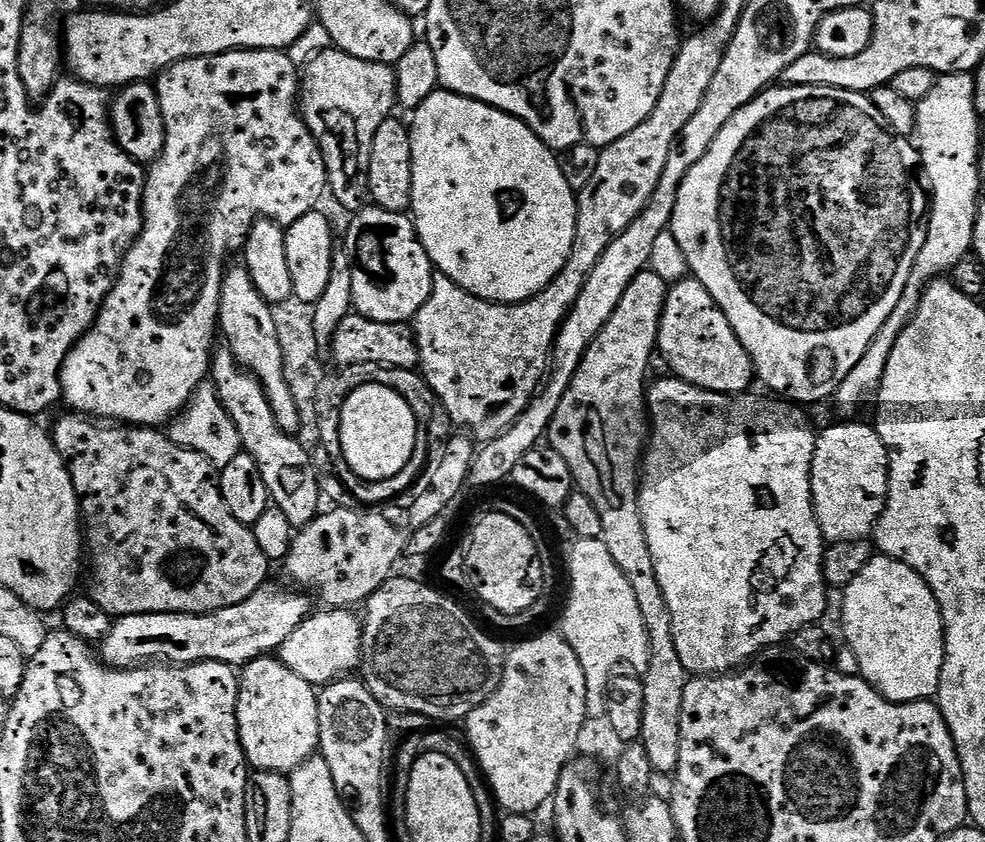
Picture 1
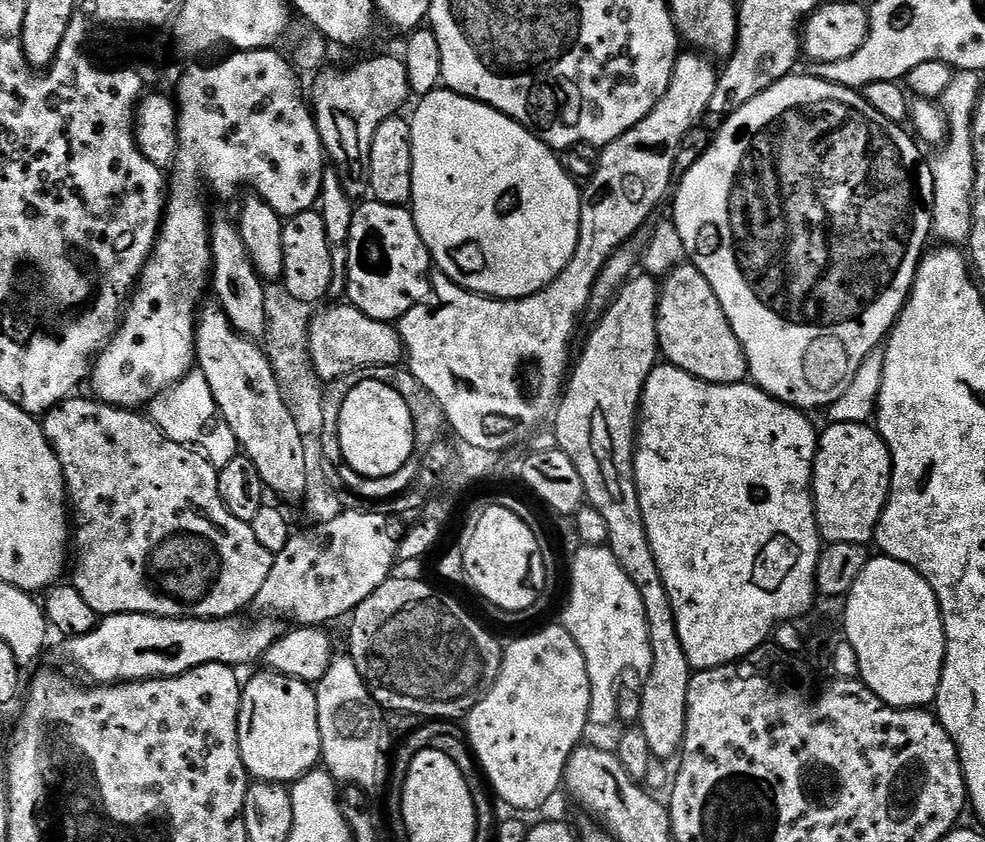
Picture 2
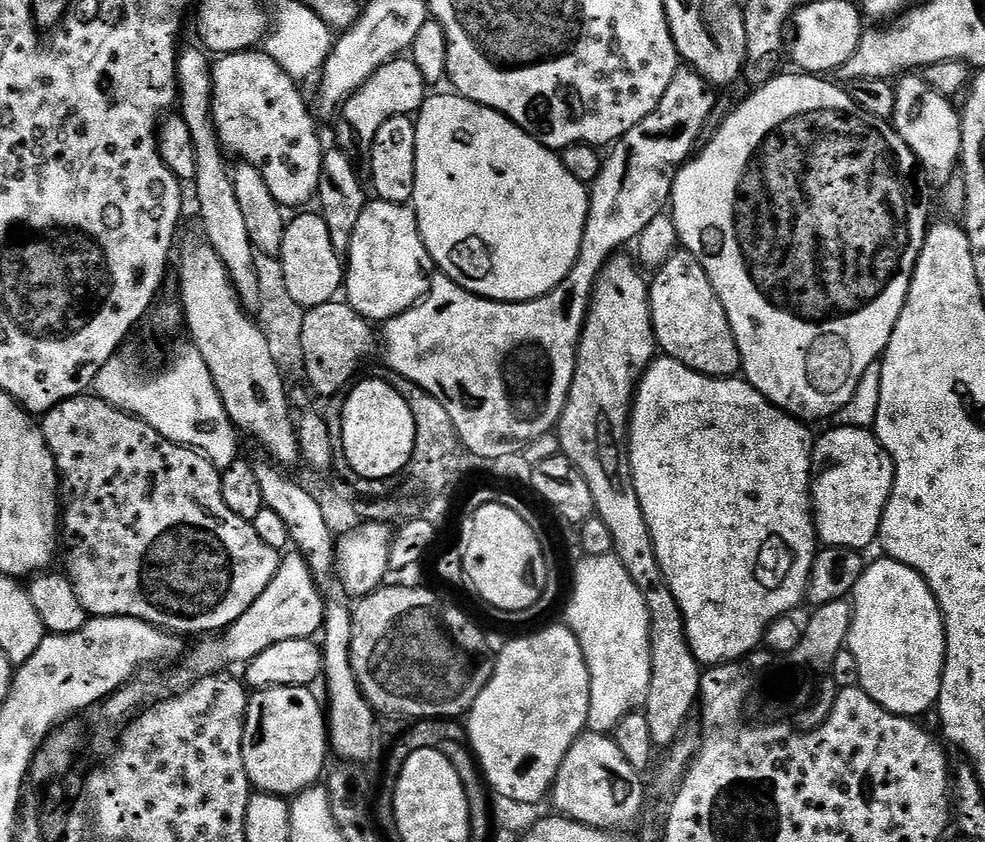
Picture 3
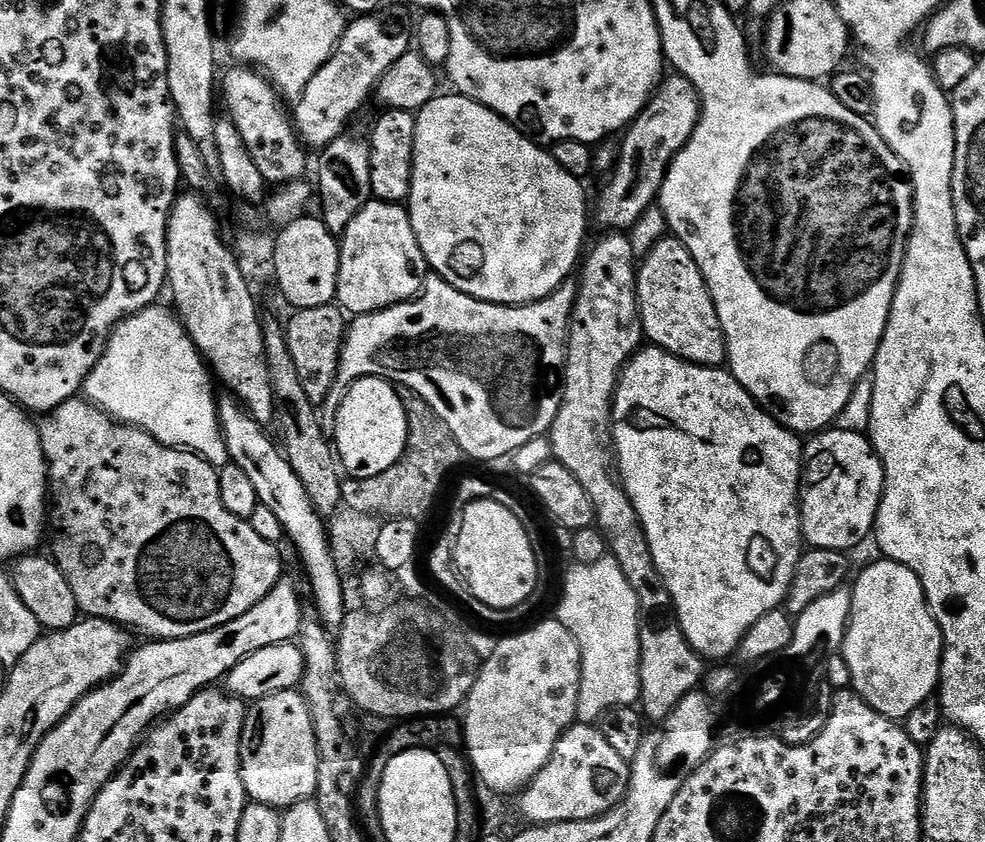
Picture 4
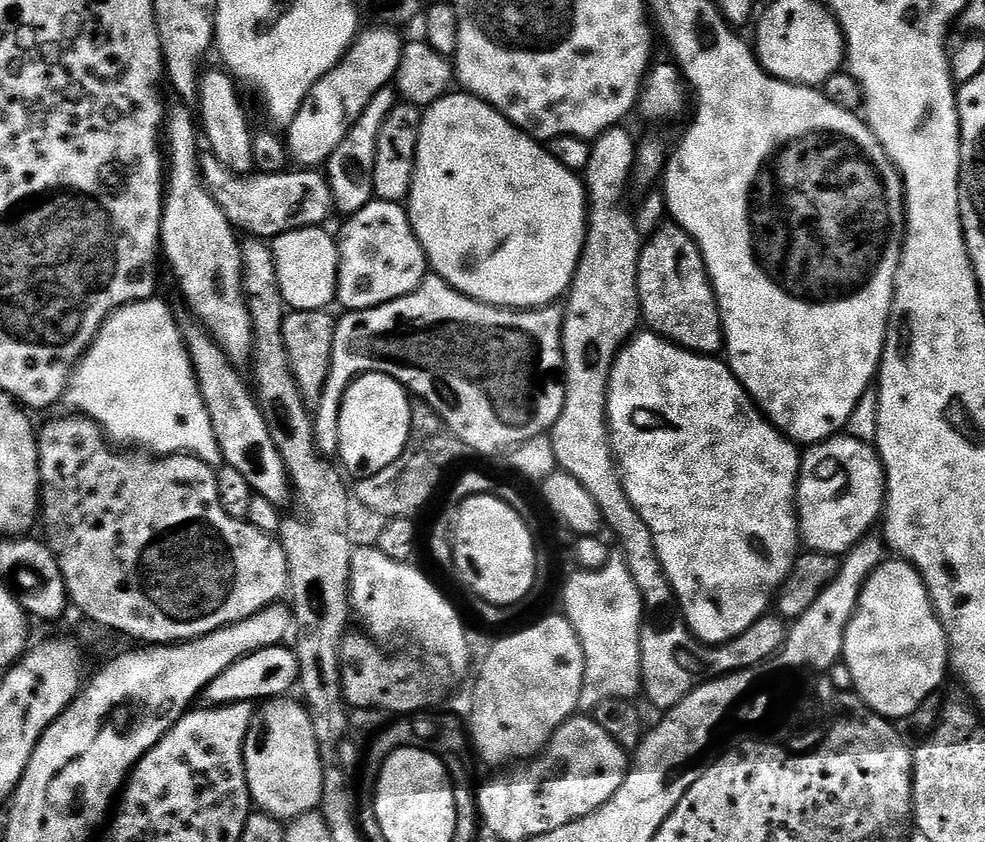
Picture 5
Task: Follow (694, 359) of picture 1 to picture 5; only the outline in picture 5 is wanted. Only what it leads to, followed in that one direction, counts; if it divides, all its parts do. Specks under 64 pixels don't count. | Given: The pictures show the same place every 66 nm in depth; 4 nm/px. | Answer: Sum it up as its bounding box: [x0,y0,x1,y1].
[636,222,724,356]

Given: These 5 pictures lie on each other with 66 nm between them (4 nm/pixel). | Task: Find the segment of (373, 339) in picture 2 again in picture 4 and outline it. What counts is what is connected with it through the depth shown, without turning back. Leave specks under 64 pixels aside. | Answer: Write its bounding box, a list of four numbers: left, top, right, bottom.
[286,303,346,406]

